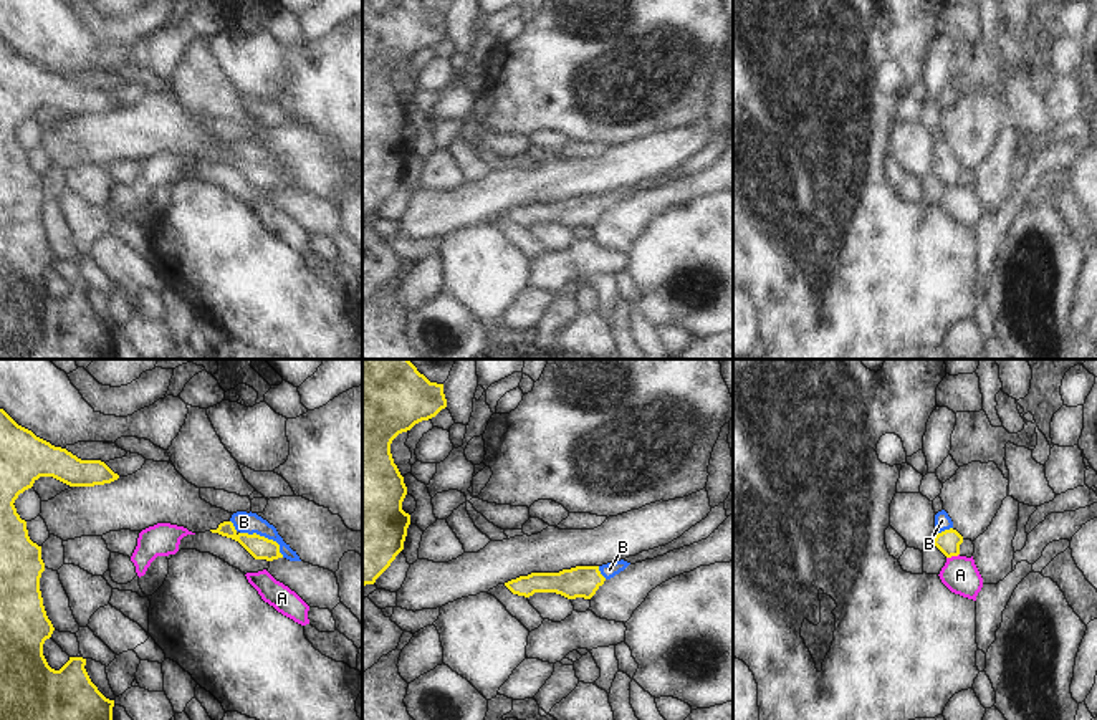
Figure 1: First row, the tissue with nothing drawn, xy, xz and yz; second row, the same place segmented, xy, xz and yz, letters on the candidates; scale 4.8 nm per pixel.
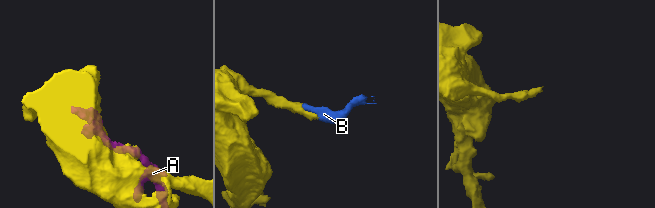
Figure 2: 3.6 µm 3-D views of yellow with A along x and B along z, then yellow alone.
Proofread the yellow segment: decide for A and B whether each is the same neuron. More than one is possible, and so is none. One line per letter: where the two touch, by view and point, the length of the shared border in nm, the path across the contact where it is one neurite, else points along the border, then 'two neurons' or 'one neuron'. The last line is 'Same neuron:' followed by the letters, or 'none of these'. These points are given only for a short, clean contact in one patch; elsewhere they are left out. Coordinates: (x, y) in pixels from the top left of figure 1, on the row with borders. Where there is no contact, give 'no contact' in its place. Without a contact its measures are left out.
A: yz (952, 555) | 70 nm | along yz (958, 553), (947, 558) | two neurons
B: xy (263, 537) | 240 nm | across xy (258, 547), (263, 537), (244, 522) | one neuron
Same neuron: B

